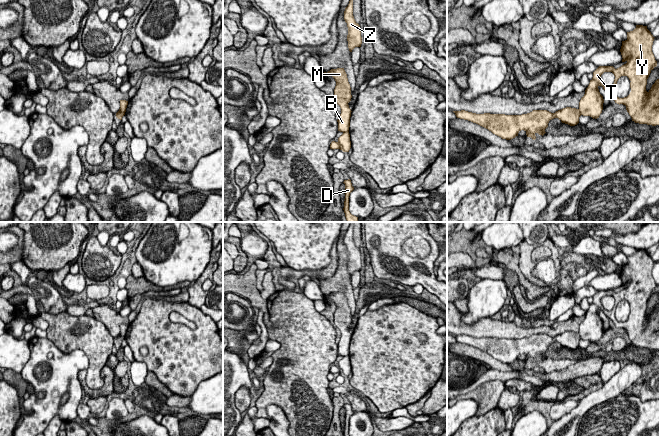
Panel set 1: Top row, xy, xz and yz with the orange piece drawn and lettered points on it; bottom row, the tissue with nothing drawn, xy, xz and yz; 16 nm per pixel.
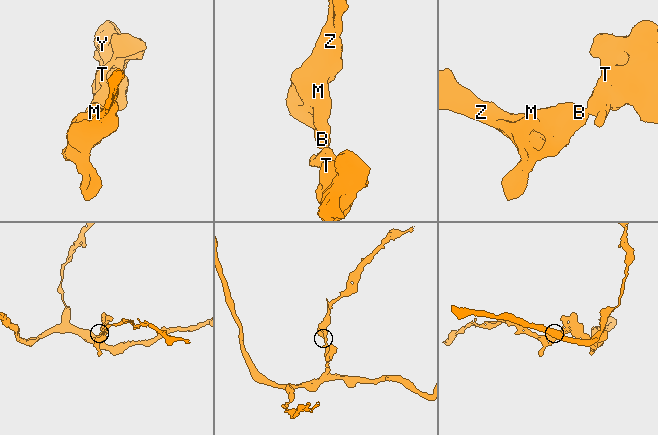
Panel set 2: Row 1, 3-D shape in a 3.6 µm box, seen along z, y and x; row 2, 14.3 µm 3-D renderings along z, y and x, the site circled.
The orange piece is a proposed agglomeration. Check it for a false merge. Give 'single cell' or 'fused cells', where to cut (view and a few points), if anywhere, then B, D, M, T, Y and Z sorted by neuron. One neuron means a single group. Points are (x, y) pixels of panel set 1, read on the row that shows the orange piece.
fused cells | xz (343, 131), (348, 132) | B M Z / D T Y

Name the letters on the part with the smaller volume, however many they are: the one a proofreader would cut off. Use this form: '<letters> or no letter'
B, M, Z

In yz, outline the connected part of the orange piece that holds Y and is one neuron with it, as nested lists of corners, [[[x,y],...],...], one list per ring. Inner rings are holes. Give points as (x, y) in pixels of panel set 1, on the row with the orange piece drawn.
[[[636,25],[633,31],[627,32],[627,39],[622,41],[620,49],[622,62],[627,63],[617,69],[613,66],[599,66],[593,72],[593,78],[579,102],[581,115],[599,118],[604,99],[598,87],[602,86],[615,103],[626,106],[632,121],[652,126],[659,125],[659,79],[648,92],[646,91],[647,79],[657,66],[652,52],[654,38],[647,26],[643,25]],[[604,72],[612,72],[615,76],[614,83],[609,87],[601,80]],[[621,76],[627,76],[631,81],[631,92],[624,98],[619,98],[615,93],[615,86]]]

